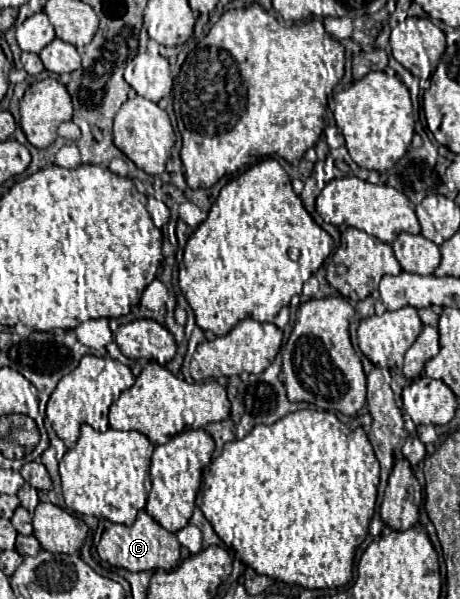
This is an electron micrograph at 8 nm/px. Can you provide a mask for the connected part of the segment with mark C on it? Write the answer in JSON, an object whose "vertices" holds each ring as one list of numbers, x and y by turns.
{"vertices":[[145,510,137,514,137,520,131,526,125,524,113,524,109,530,103,532,97,552,101,560,131,570,131,572,141,572,141,570,167,570,171,572,179,564,179,550,181,544,177,542,177,536,169,530,165,530,161,524,157,524]]}

